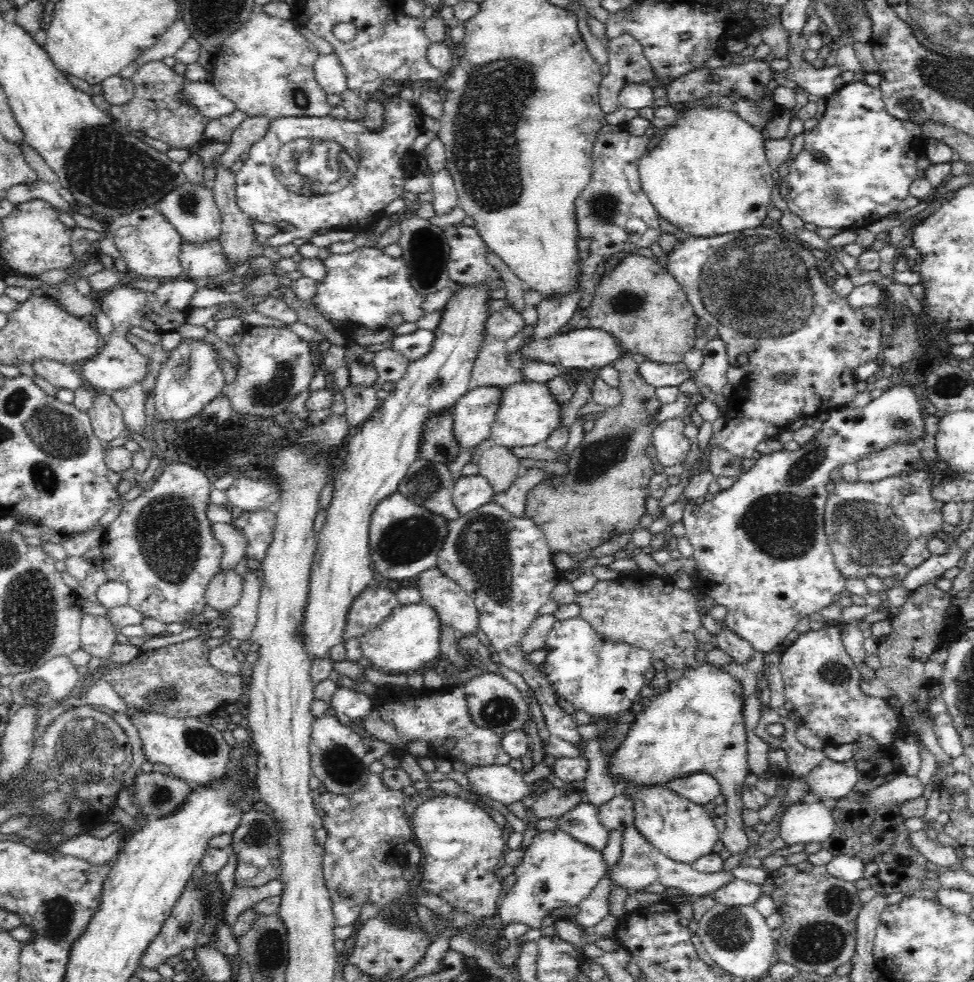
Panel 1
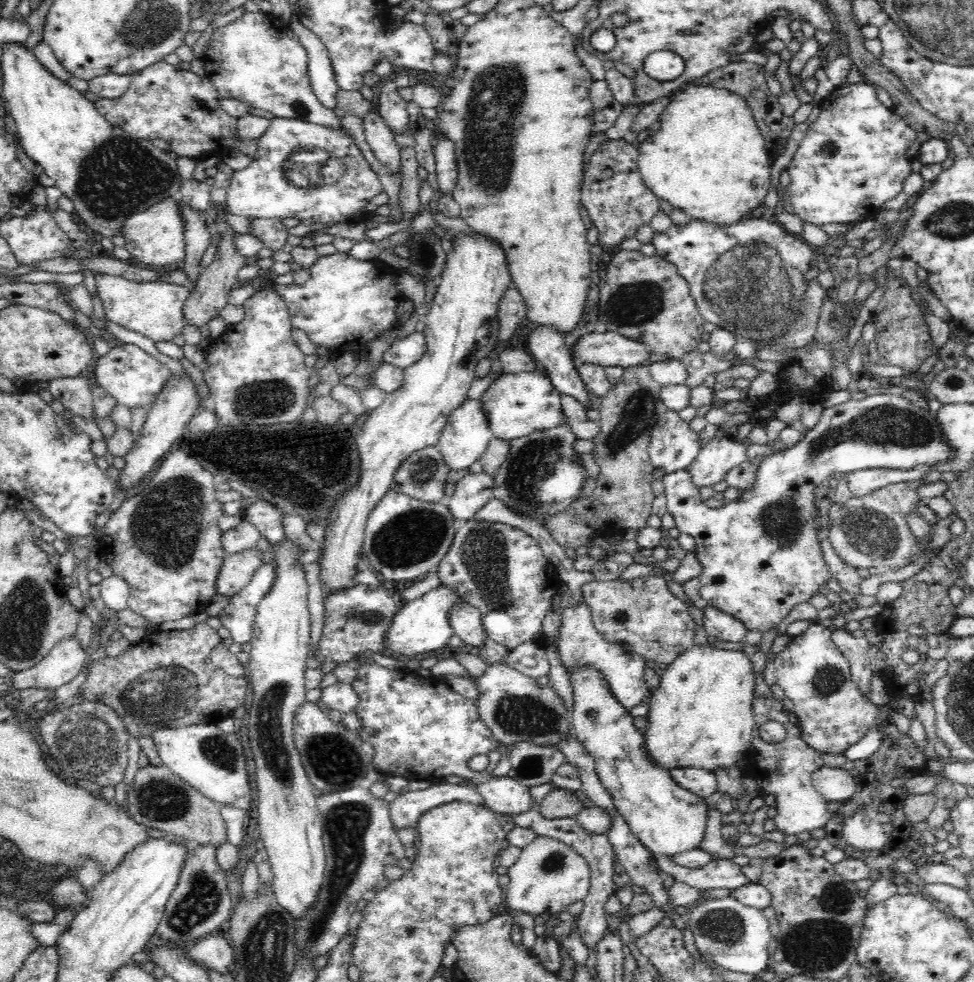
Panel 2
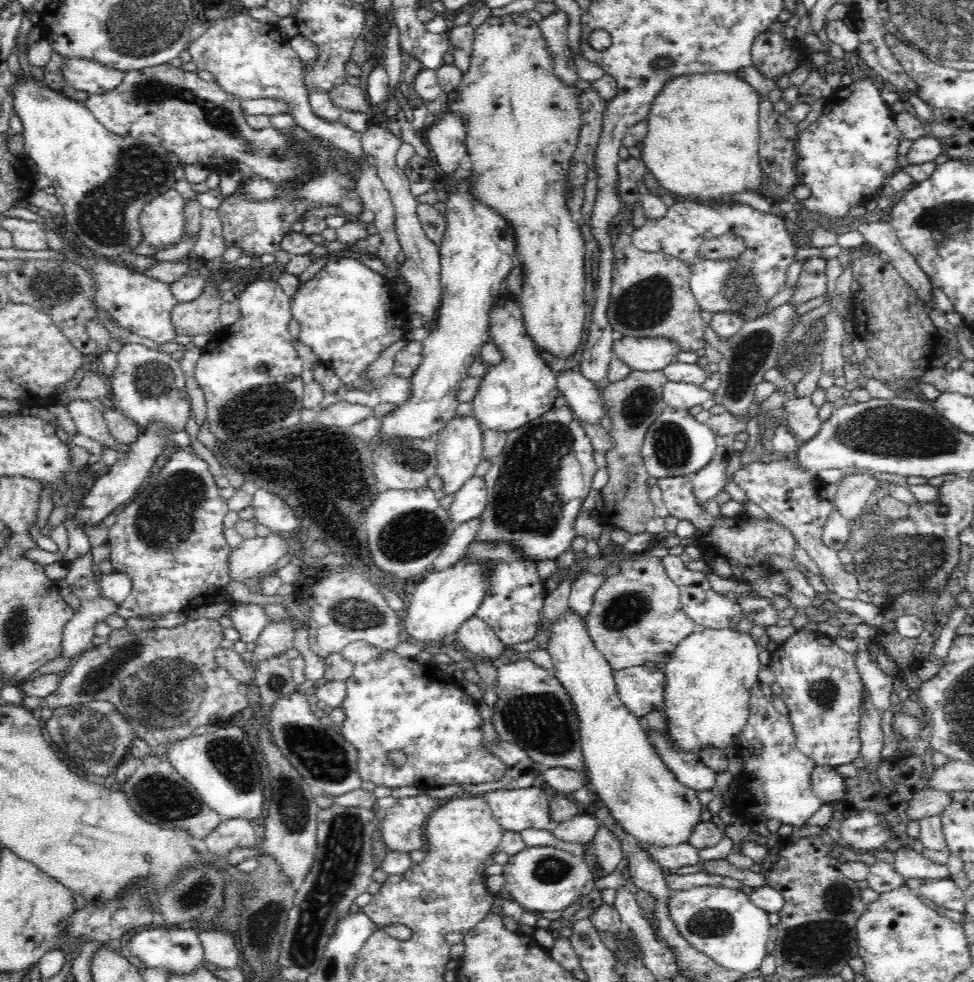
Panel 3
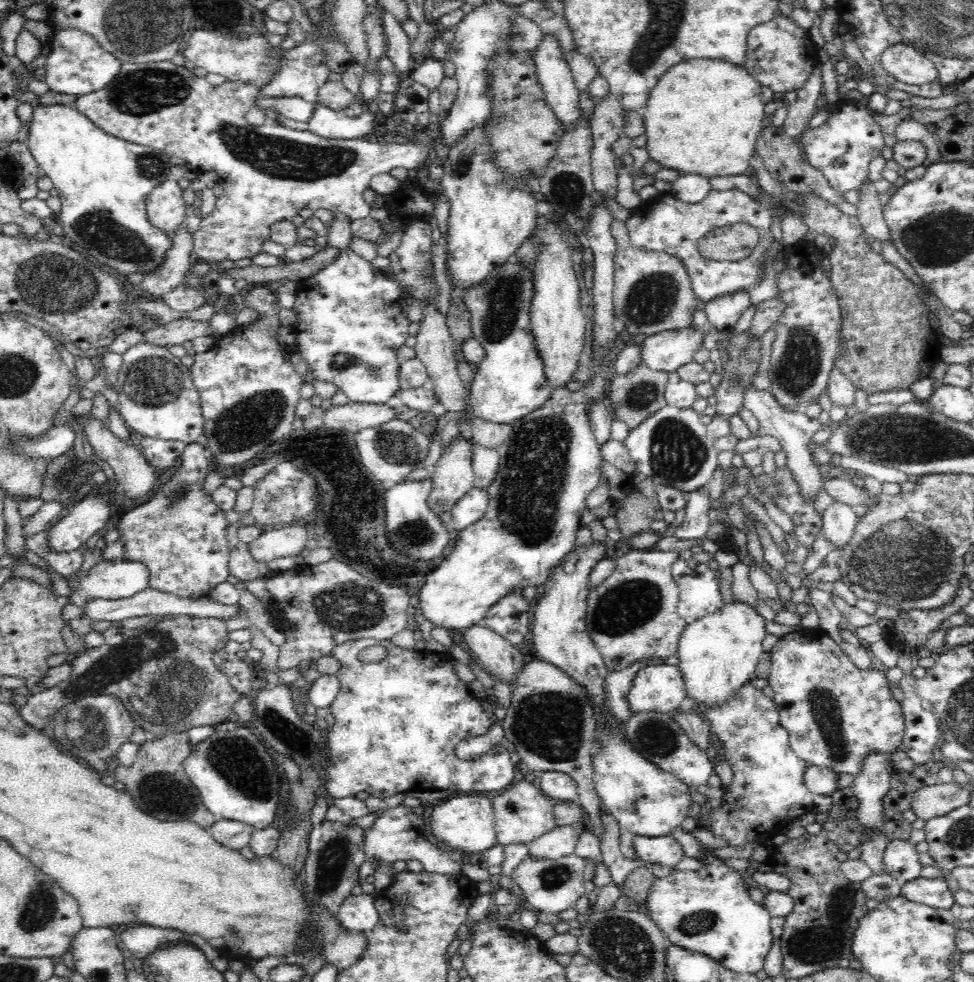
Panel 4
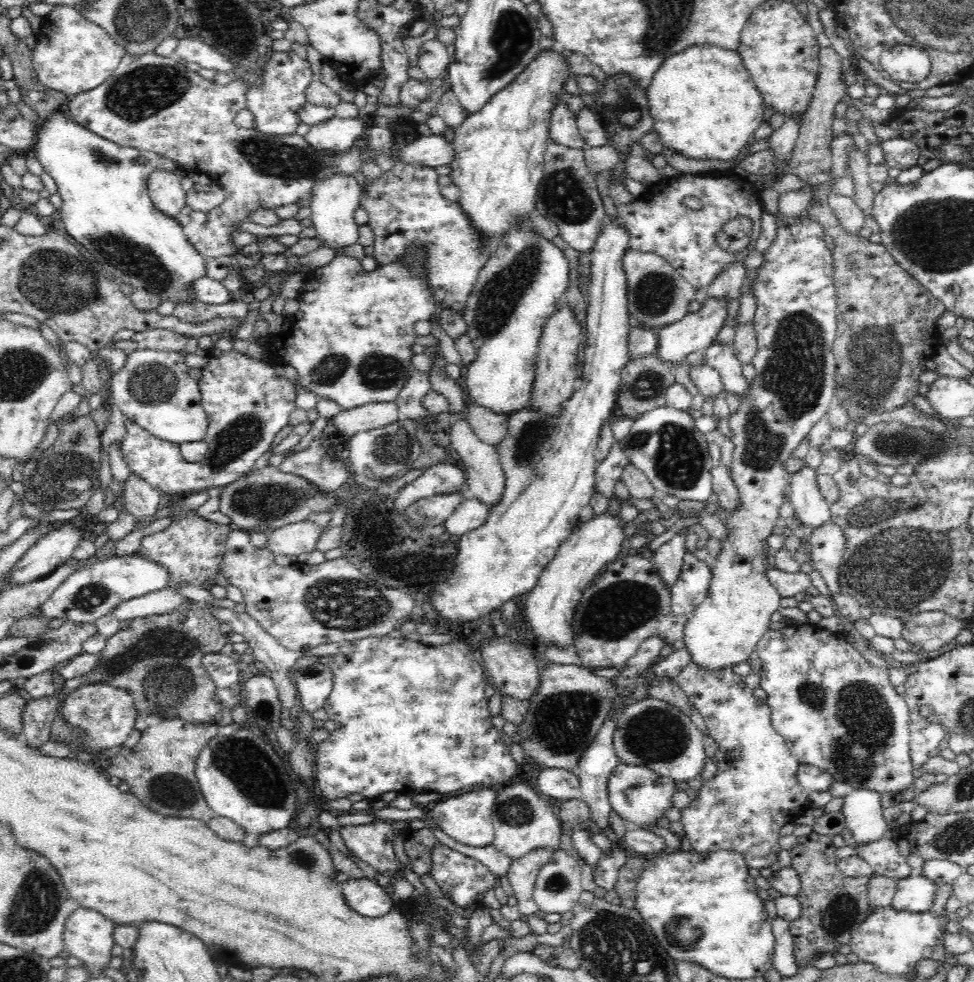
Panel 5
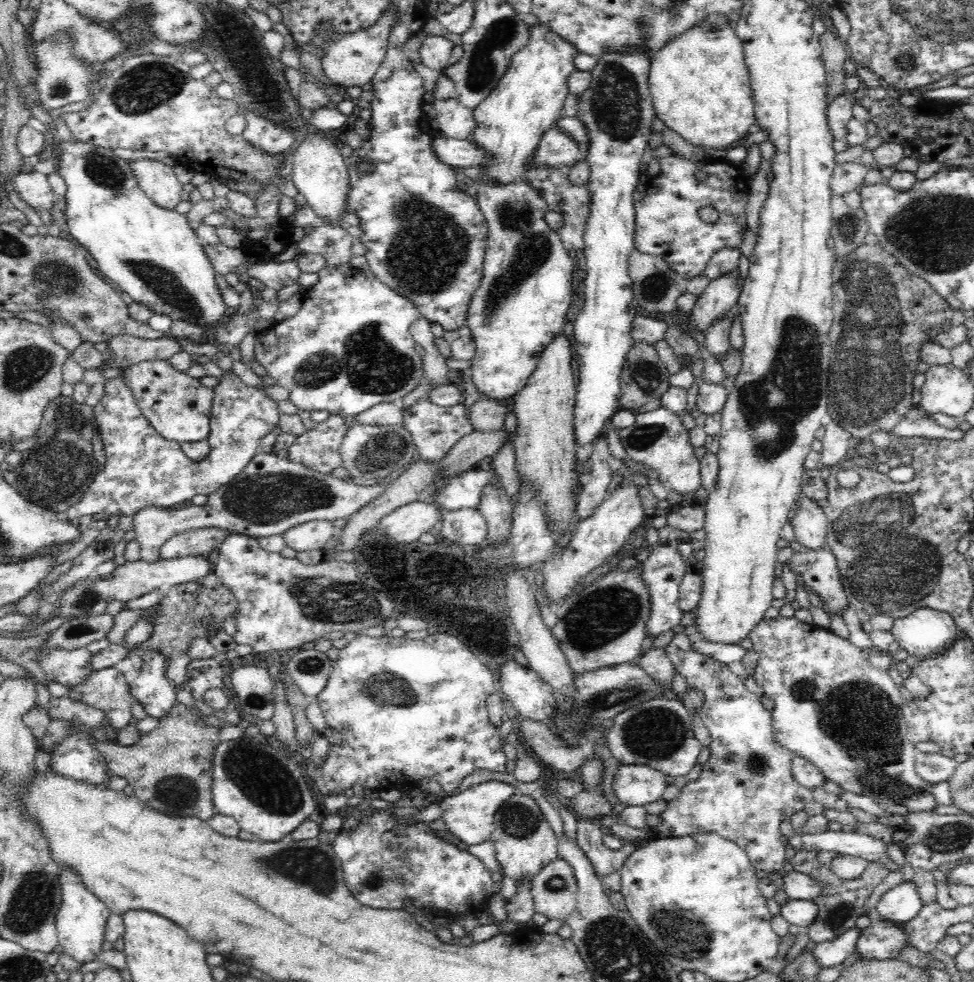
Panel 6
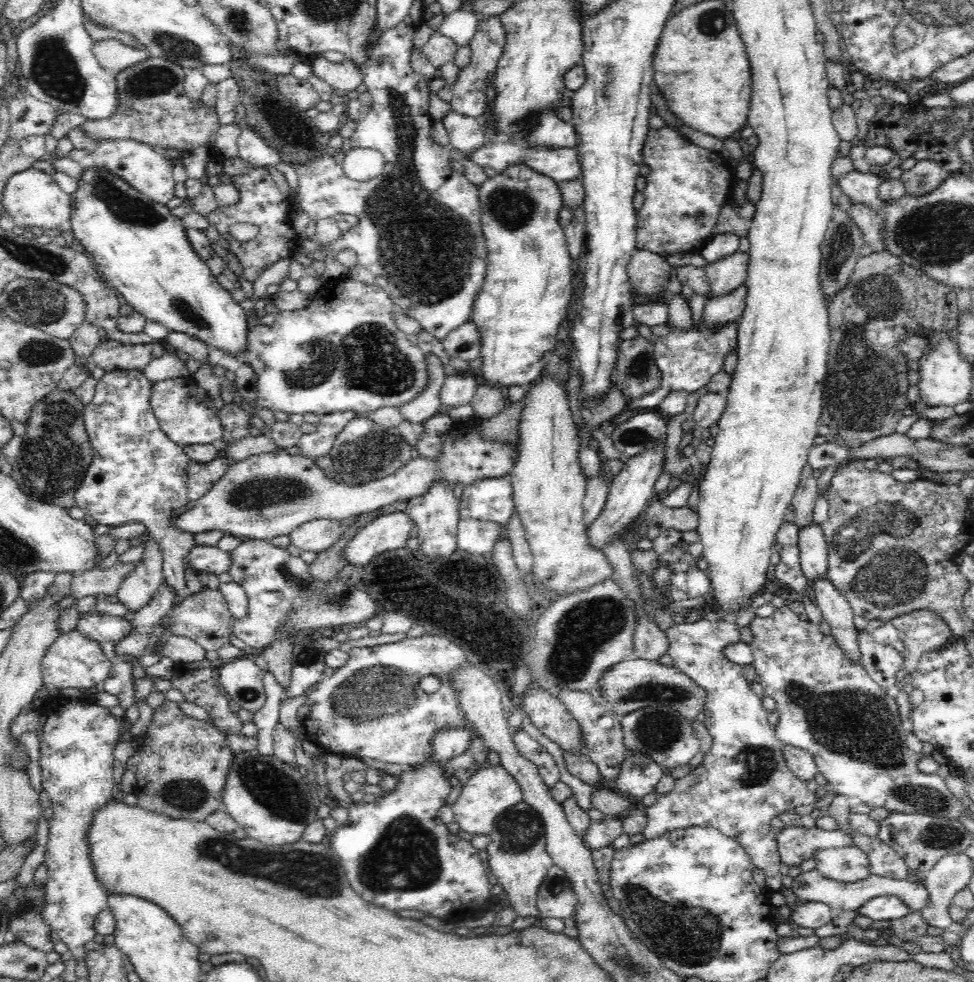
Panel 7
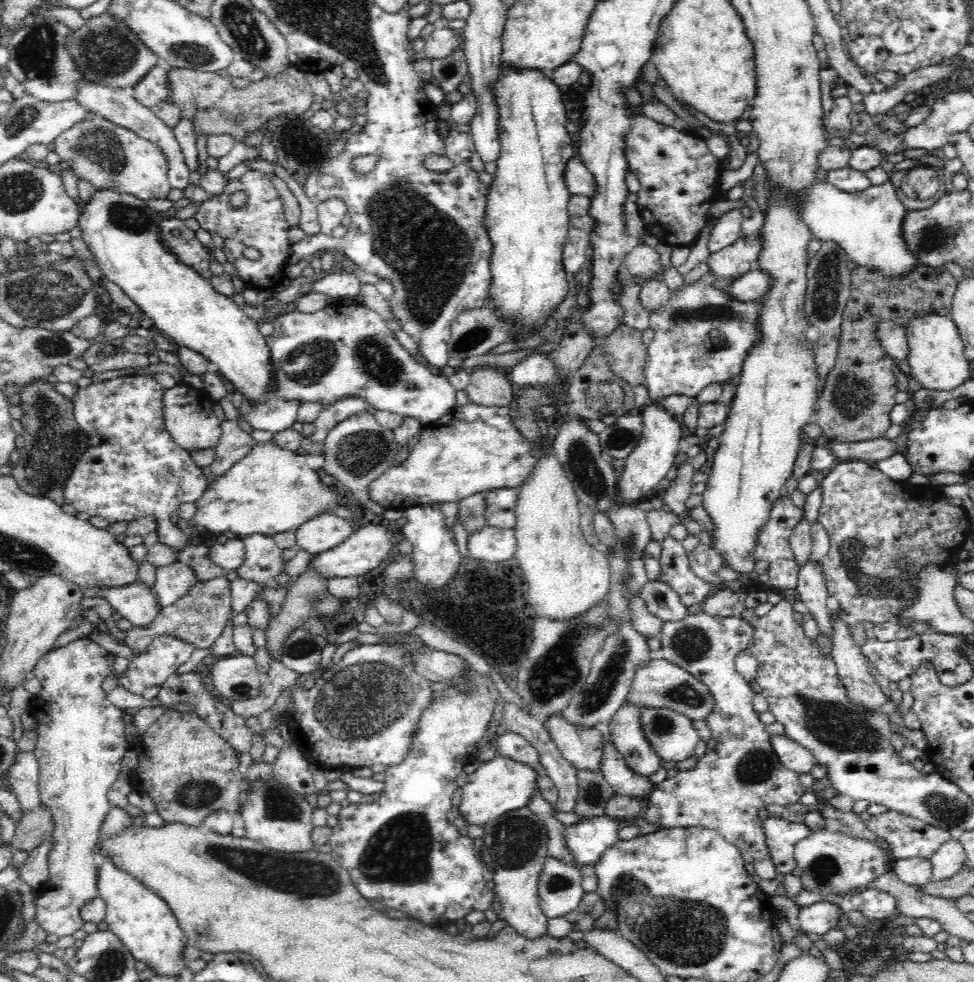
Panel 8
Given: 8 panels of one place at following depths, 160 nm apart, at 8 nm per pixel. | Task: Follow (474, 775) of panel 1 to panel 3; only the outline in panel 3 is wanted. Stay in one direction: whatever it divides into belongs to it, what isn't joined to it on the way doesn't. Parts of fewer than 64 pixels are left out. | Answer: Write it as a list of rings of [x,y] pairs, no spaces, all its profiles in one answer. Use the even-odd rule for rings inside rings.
[[[526,787],[524,789],[500,789],[485,792],[480,795],[489,804],[494,820],[504,831],[522,832],[533,828],[538,830],[551,830],[555,823],[550,818],[550,795],[540,787]]]

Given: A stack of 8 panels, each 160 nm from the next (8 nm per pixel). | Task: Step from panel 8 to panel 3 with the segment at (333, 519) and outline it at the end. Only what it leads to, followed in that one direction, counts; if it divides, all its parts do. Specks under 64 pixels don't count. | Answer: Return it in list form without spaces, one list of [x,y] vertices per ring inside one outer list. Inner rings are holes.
[[[272,533],[267,537],[244,539],[229,556],[231,578],[244,583],[247,578],[268,570],[286,554],[288,547],[287,535]]]

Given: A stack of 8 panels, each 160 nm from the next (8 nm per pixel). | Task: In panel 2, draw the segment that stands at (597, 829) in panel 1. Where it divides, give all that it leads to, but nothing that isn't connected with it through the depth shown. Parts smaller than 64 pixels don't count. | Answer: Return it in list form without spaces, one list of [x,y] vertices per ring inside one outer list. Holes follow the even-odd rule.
[[[431,783],[422,790],[409,790],[399,794],[390,803],[390,818],[396,831],[403,828],[417,828],[422,812],[432,810],[449,802],[465,802],[484,806],[482,795],[466,784]],[[538,809],[530,810],[530,812],[522,813],[520,816],[503,816],[506,821],[511,820],[514,825],[526,829],[531,829],[536,832],[539,837],[552,838],[555,841],[562,842],[563,845],[570,846],[577,854],[580,854],[585,860],[591,871],[591,885],[590,891],[584,900],[584,909],[577,919],[577,932],[579,940],[586,945],[587,952],[595,949],[598,942],[602,940],[607,928],[606,912],[604,911],[608,898],[615,895],[613,874],[615,862],[613,860],[615,853],[607,834],[591,834],[590,831],[585,830],[579,826],[576,817],[550,819],[542,816]]]

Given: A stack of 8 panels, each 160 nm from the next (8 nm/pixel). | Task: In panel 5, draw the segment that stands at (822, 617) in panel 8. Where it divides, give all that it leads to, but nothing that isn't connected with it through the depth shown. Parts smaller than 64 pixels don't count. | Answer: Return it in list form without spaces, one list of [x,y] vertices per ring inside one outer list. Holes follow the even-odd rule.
[[[804,465],[800,471],[792,473],[790,501],[802,526],[816,528],[831,518],[829,504],[820,493],[817,469]]]

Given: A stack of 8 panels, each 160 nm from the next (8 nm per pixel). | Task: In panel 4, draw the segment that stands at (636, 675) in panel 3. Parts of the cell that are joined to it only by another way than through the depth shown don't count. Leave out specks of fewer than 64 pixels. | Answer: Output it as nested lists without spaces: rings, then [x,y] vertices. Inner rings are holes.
[[[677,654],[660,665],[646,665],[636,672],[626,693],[631,714],[636,711],[671,713],[685,704],[685,677],[678,668]]]

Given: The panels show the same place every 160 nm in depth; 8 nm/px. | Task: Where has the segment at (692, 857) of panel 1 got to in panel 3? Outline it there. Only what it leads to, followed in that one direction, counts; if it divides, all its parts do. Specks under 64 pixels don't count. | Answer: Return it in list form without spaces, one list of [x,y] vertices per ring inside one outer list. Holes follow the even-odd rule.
[[[566,606],[547,630],[546,647],[554,660],[552,673],[565,687],[577,711],[582,754],[595,792],[621,828],[641,844],[689,843],[705,807],[696,797],[696,791],[684,786],[666,768],[643,732],[642,718],[635,717],[621,701],[615,685],[615,670],[594,645],[586,621]]]

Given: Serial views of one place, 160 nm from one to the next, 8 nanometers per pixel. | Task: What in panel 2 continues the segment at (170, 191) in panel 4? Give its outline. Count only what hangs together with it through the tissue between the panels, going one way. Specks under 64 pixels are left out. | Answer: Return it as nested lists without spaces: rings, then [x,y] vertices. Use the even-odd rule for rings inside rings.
[[[164,198],[154,206],[133,214],[124,226],[125,247],[134,261],[146,268],[170,268],[185,258],[185,221],[181,215],[180,201]]]

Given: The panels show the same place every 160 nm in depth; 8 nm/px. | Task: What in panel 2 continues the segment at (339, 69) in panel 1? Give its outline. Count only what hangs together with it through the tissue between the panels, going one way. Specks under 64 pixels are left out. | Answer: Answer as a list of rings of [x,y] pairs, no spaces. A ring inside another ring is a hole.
[[[294,14],[289,24],[294,31],[296,39],[308,51],[308,74],[310,82],[318,101],[328,109],[334,109],[337,104],[337,94],[340,90],[336,77],[334,77],[334,67],[328,54],[326,45],[310,29],[306,29],[298,21],[298,16]]]

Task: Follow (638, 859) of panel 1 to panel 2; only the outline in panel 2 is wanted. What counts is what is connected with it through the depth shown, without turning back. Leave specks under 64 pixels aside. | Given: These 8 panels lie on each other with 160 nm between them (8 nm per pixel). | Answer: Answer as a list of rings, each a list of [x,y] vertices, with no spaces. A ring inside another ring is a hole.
[[[654,855],[656,869],[660,875],[672,876],[675,882],[692,886],[698,891],[729,888],[734,891],[742,886],[748,886],[750,879],[746,878],[742,867],[733,860],[713,859],[703,868],[685,868],[679,866],[670,856]]]

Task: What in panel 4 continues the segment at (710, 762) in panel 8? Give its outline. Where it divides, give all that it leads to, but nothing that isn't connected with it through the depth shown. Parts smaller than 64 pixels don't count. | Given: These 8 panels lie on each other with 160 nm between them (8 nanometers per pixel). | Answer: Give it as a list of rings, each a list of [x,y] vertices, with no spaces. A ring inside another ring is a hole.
[[[744,683],[732,698],[716,707],[718,710],[702,712],[712,726],[712,734],[724,742],[734,780],[724,790],[724,804],[712,810],[708,820],[700,818],[700,824],[726,838],[730,846],[758,840],[767,851],[770,839],[781,828],[814,808],[814,794],[804,783],[806,762],[791,749],[790,735],[779,721],[778,705],[762,689]]]

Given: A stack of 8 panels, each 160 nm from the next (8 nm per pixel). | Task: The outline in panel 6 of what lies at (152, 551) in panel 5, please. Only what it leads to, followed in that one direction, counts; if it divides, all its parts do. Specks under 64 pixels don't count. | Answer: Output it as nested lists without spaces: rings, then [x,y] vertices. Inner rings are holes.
[[[219,528],[185,530],[166,540],[161,546],[161,560],[174,560],[184,556],[208,558],[214,550],[219,550],[228,535],[229,531]]]

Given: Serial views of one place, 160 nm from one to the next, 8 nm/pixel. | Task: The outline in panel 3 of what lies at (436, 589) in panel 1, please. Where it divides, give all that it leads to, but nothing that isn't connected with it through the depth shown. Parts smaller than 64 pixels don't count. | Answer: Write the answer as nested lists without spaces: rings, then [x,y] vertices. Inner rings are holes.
[[[478,615],[470,617],[468,621],[464,621],[457,630],[458,638],[456,642],[460,642],[468,652],[478,654],[482,660],[484,658],[499,658],[506,644]]]

